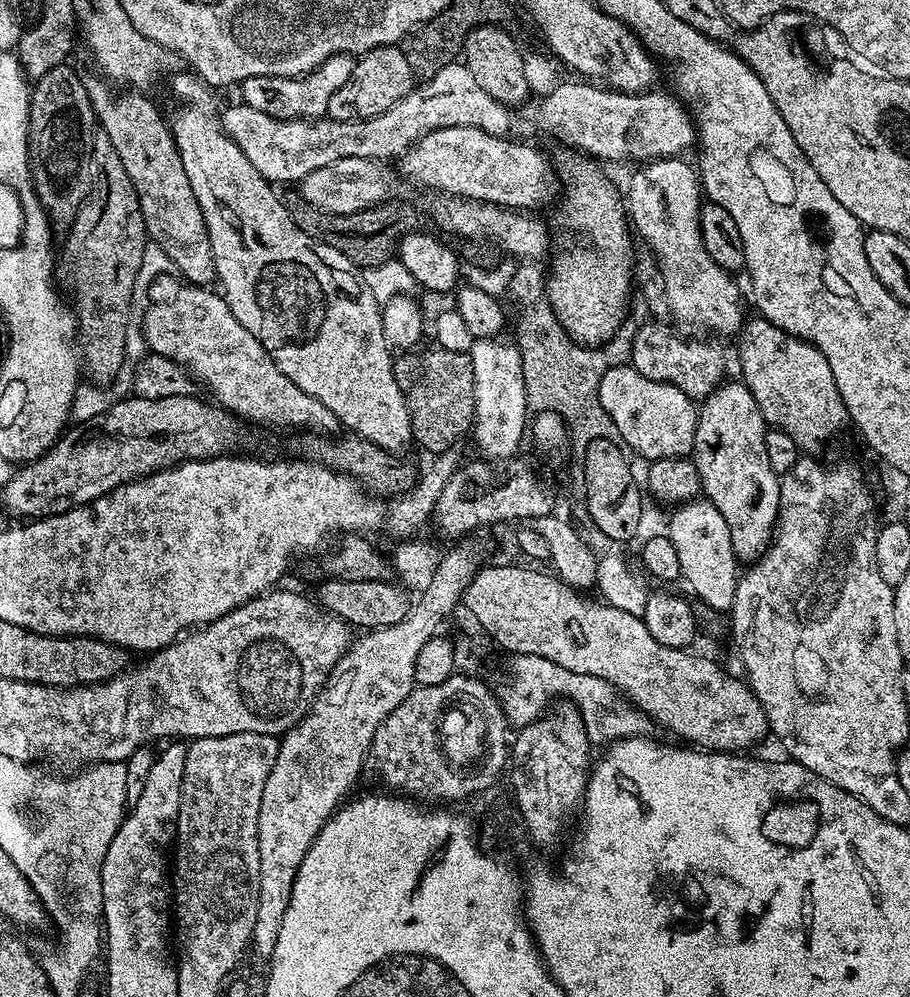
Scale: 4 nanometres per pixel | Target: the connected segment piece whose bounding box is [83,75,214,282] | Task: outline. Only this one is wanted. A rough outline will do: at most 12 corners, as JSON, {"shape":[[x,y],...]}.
{"shape":[[83,77],[144,231],[188,282],[213,279],[208,231],[166,116]]}

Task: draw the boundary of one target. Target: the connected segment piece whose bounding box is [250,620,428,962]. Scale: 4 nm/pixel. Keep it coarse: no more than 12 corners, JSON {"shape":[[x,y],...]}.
{"shape":[[428,628],[365,631],[284,733],[250,950],[271,961],[316,835],[412,693]]}

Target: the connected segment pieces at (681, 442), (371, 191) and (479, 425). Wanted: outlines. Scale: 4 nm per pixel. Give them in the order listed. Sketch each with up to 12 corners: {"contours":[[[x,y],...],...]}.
{"contours":[[[631,366],[608,368],[600,407],[648,462],[687,457],[697,405]],[[342,158],[307,174],[299,199],[330,216],[391,197],[379,159]],[[473,339],[479,455],[507,462],[530,424],[520,349]]]}

